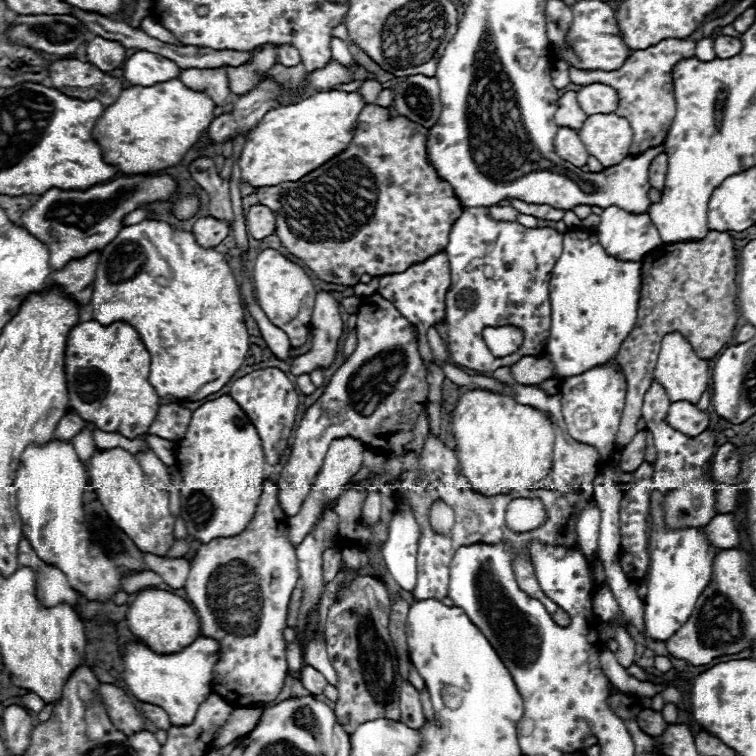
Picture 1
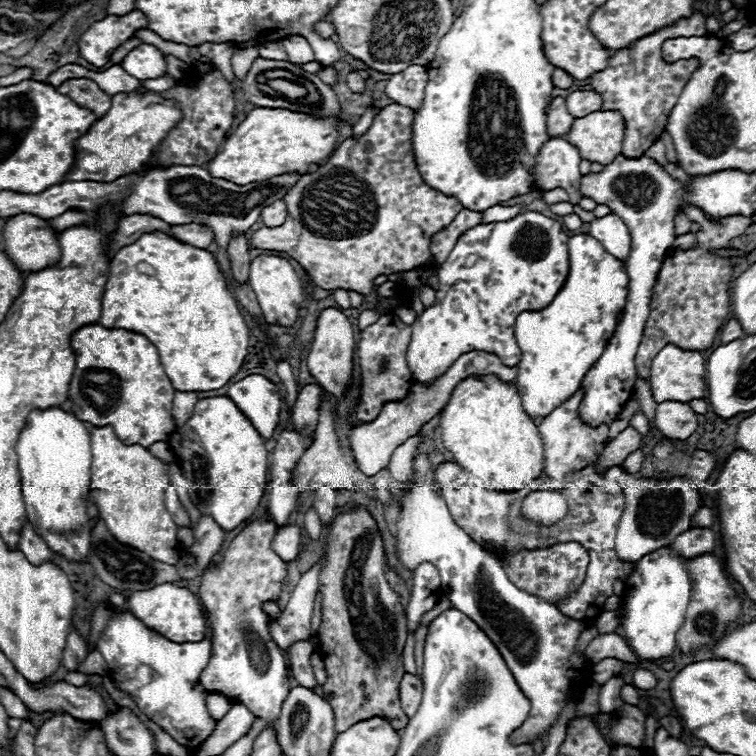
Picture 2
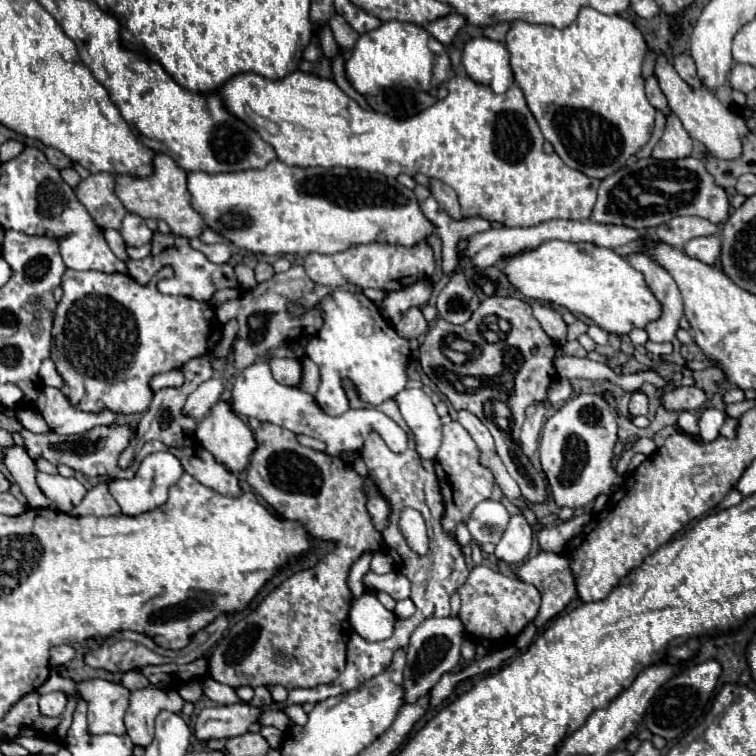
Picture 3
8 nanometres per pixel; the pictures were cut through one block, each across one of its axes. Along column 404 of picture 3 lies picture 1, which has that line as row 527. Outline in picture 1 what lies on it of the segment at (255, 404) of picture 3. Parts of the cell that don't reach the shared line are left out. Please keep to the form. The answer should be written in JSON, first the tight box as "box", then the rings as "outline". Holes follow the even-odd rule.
{"box":[430,502,454,532],"outline":[[[442,502],[434,504],[432,510],[430,510],[430,524],[432,524],[432,528],[436,532],[448,532],[450,526],[454,524],[452,510],[446,504],[442,504]]]}

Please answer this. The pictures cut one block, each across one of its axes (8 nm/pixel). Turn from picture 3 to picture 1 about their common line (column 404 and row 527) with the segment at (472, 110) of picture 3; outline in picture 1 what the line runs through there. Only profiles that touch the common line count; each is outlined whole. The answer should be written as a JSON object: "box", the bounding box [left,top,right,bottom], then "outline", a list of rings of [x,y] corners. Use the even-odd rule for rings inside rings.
{"box":[88,450,176,556],"outline":[[[96,450],[88,468],[88,482],[92,484],[98,500],[102,502],[114,524],[118,524],[118,528],[122,528],[122,532],[126,532],[142,552],[164,556],[172,548],[172,544],[176,542],[176,518],[168,510],[168,496],[148,482],[142,466],[128,450]]]}

